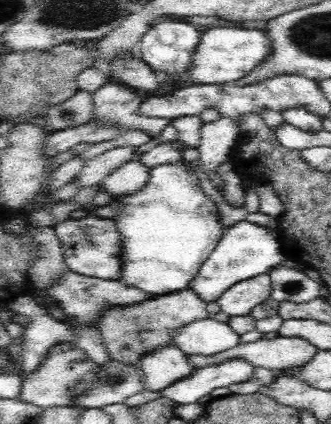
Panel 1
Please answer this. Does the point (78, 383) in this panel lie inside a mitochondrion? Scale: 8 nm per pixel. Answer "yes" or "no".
yes

